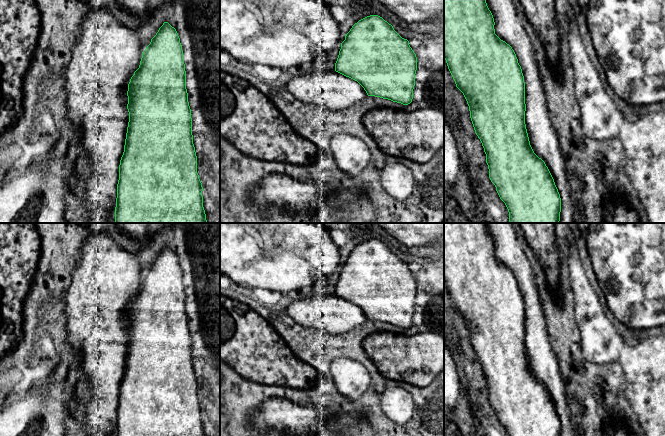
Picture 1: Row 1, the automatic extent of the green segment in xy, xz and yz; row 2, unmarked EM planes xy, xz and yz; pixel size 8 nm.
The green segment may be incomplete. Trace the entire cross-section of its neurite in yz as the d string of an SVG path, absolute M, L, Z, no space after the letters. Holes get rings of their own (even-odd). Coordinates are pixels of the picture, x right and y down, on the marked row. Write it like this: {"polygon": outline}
{"polygon": "M444 0L444 59L455 81L456 87L463 93L469 106L470 118L476 135L480 139L486 154L486 163L489 169L489 178L495 185L500 199L505 203L509 212L509 223L559 223L561 212L561 198L554 179L545 162L533 151L525 124L525 82L521 66L512 47L501 40L494 29L494 18L486 0Z"}

